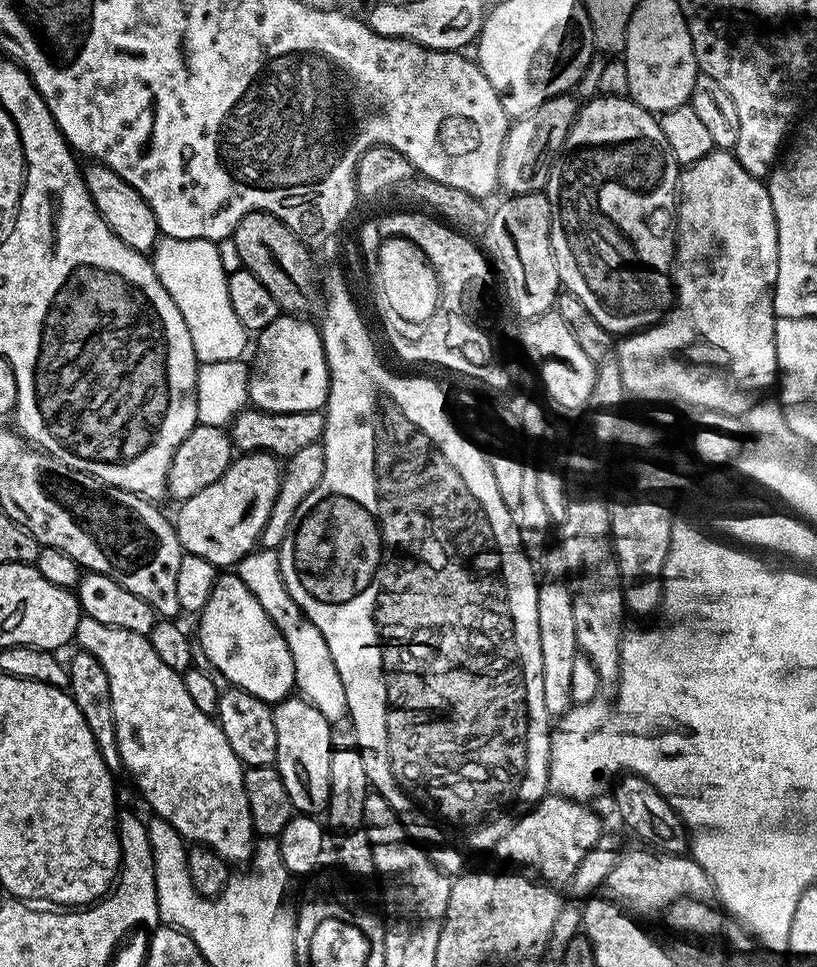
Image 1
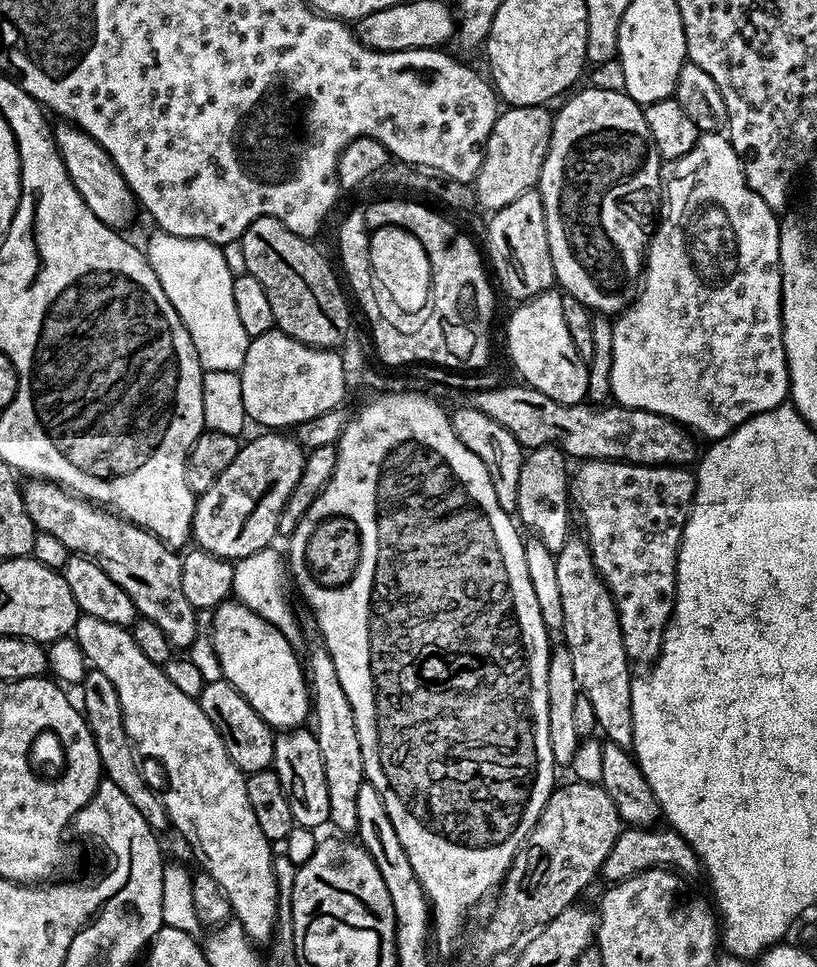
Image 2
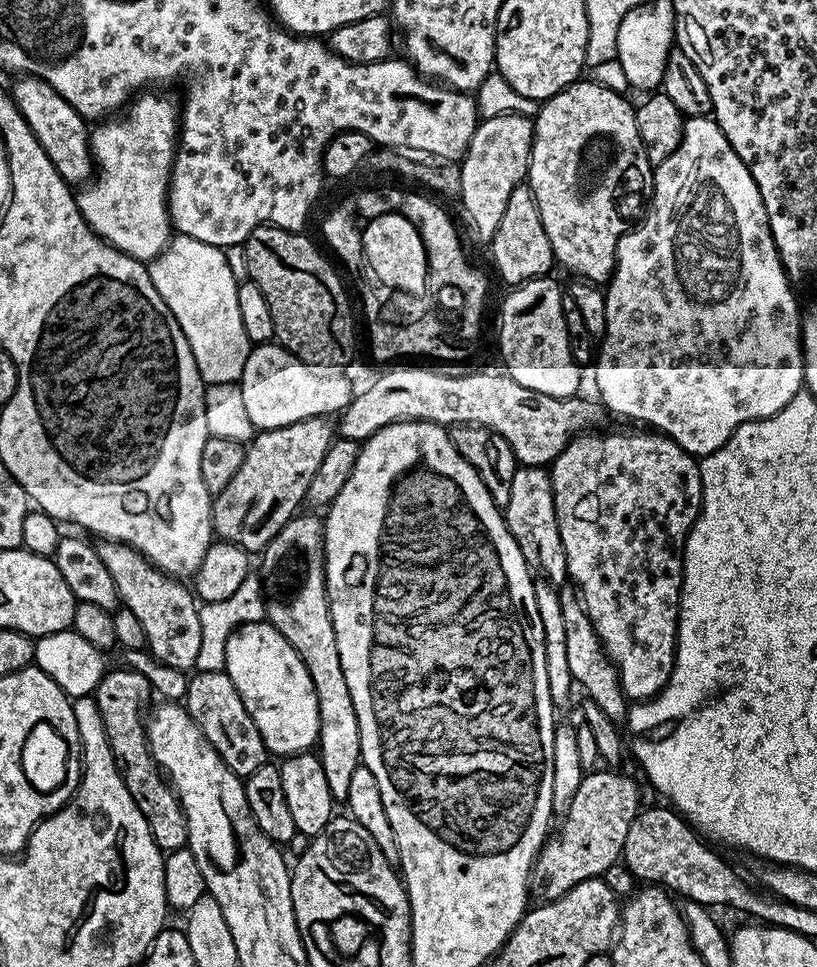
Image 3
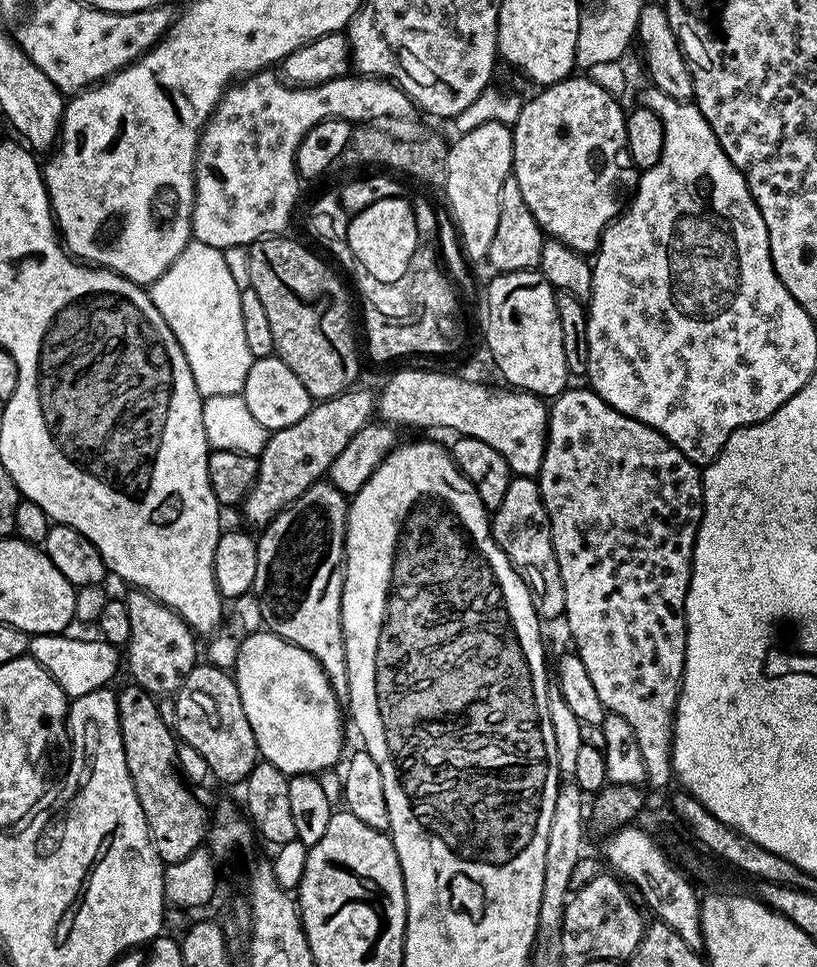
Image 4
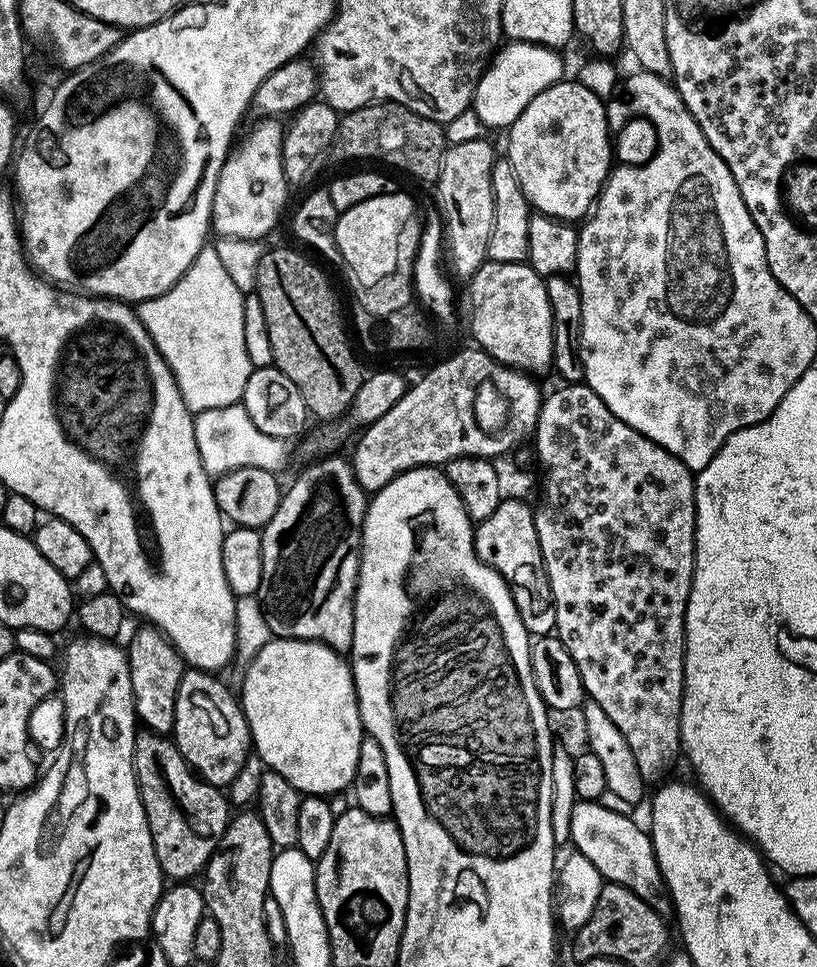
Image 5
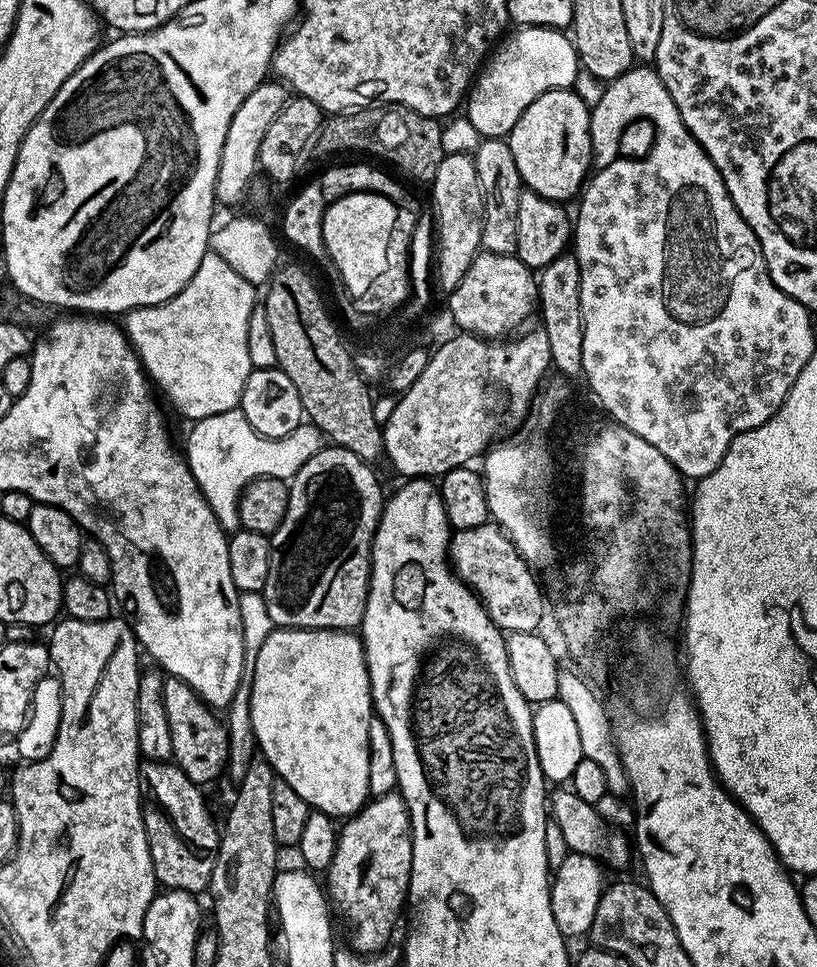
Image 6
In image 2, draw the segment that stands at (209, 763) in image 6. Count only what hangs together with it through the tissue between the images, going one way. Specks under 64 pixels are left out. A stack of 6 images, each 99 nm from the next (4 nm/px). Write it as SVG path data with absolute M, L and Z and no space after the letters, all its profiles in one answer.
M221 678L218 682L205 684L198 699L202 714L214 722L214 730L218 730L222 746L226 746L226 754L230 754L241 772L267 772L273 767L276 745L273 728L258 714L258 710L254 710L254 706L250 706L250 702L246 702L243 694L230 681Z

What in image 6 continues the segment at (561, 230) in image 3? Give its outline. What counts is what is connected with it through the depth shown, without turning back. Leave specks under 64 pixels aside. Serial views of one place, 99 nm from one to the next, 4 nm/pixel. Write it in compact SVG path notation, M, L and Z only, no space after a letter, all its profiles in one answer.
M571 87L550 89L526 107L506 137L524 188L561 202L581 195L593 167L590 118L590 105Z

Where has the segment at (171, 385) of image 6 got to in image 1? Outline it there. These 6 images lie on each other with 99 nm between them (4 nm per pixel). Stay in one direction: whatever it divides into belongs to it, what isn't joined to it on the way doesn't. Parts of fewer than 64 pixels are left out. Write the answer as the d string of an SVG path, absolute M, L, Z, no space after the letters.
M164 236L150 256L154 270L166 286L166 294L174 298L174 306L190 330L190 342L194 342L194 354L200 364L230 362L241 359L244 347L249 347L250 333L238 322L234 306L230 306L228 289L229 273L222 270L216 244L211 240L179 240Z

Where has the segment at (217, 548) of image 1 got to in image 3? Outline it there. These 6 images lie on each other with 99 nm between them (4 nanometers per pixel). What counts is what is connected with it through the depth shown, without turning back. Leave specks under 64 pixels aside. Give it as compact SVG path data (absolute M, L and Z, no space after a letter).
M323 416L306 418L290 426L257 431L247 445L242 458L242 470L238 470L238 474L230 478L226 490L215 493L212 501L213 533L221 540L244 548L249 554L263 553L278 530L282 530L282 526L286 526L286 522L297 515L299 508L296 507L305 503L306 490L310 490L310 482L314 474L318 474L318 466L322 466L322 458L326 458L326 450L333 439L333 421Z

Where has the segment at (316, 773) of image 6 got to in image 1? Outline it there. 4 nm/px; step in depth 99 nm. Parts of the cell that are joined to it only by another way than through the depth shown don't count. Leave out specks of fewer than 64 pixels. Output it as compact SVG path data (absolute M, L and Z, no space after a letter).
M224 570L219 573L214 582L214 586L210 590L210 602L206 602L206 606L198 613L200 620L200 644L198 640L198 648L204 651L204 656L228 679L227 683L233 688L241 688L250 694L254 694L254 698L262 698L266 703L273 706L285 700L287 696L293 695L296 686L296 671L294 670L294 658L290 654L290 646L286 646L286 638L282 638L282 634L278 630L278 626L274 626L274 622L270 618L270 614L266 614L266 610L262 610L262 602L258 602L258 598L254 598L254 594L250 594L250 586L246 586L246 582L242 582L242 578L236 575L235 571Z

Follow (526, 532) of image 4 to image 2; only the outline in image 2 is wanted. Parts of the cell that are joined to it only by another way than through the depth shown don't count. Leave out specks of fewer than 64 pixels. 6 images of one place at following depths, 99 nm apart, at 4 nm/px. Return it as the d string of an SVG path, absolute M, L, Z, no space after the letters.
M553 444L546 447L531 449L523 462L522 471L518 482L518 502L516 503L516 516L519 523L525 528L530 528L530 532L552 553L560 552L562 546L570 538L568 528L572 510L570 507L570 468L567 468L568 458L560 448Z

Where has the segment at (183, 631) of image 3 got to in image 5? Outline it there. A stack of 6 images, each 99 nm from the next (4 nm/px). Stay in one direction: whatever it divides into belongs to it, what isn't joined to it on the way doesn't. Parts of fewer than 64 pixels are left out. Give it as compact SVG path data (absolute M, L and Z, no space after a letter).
M151 626L140 627L144 628L138 629L133 634L132 641L126 644L132 693L136 699L136 719L147 731L168 734L174 726L174 702L178 694L178 682L186 670L186 665L180 657L180 651L173 646L172 641L160 629Z

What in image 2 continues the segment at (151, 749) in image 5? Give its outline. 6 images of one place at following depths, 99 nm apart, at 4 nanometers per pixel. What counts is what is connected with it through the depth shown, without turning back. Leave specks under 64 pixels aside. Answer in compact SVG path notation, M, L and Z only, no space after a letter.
M94 667L87 669L83 680L78 684L78 689L80 689L79 703L82 705L84 721L88 723L88 729L94 738L94 746L98 746L98 758L103 775L110 782L114 782L114 786L118 786L122 794L126 794L127 800L134 805L134 810L138 810L138 814L146 818L146 826L150 826L153 832L163 834L164 831L169 831L170 825L164 801L158 792L148 785L147 778L140 773L140 768L136 765L138 756L122 722L122 706L118 702L118 690L114 690L110 678L106 678L102 670Z

